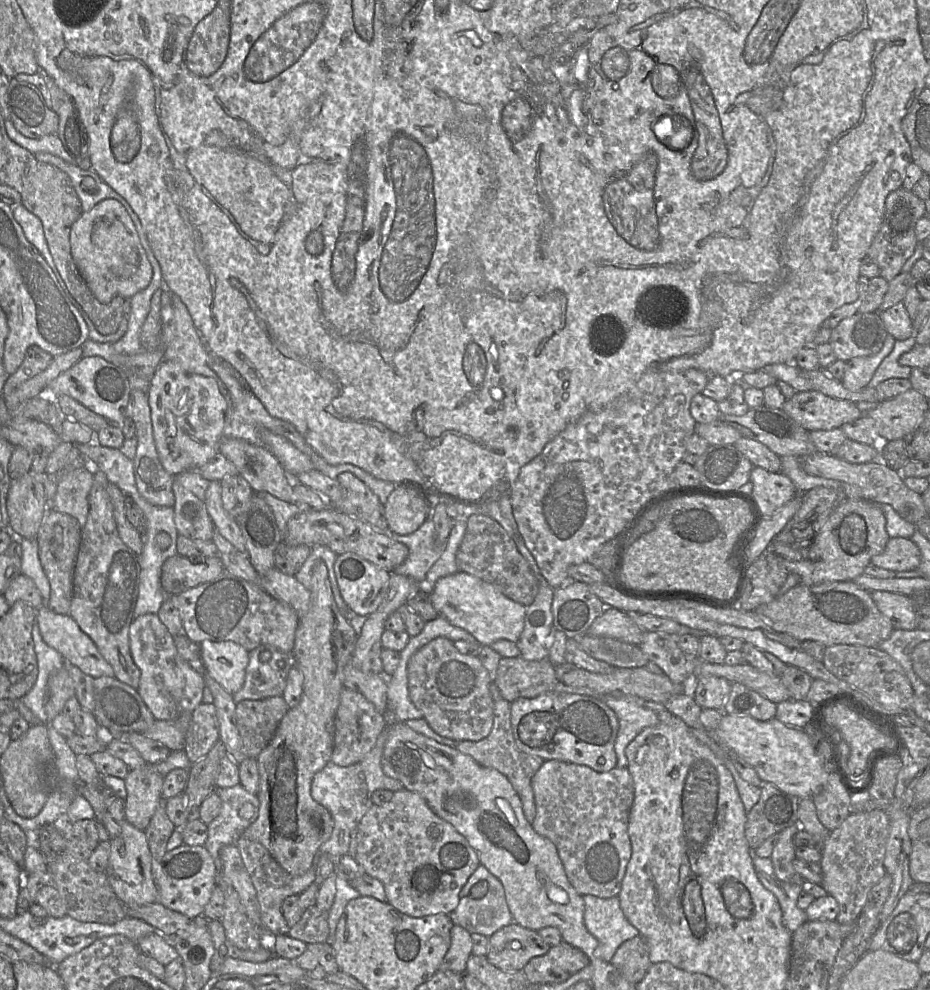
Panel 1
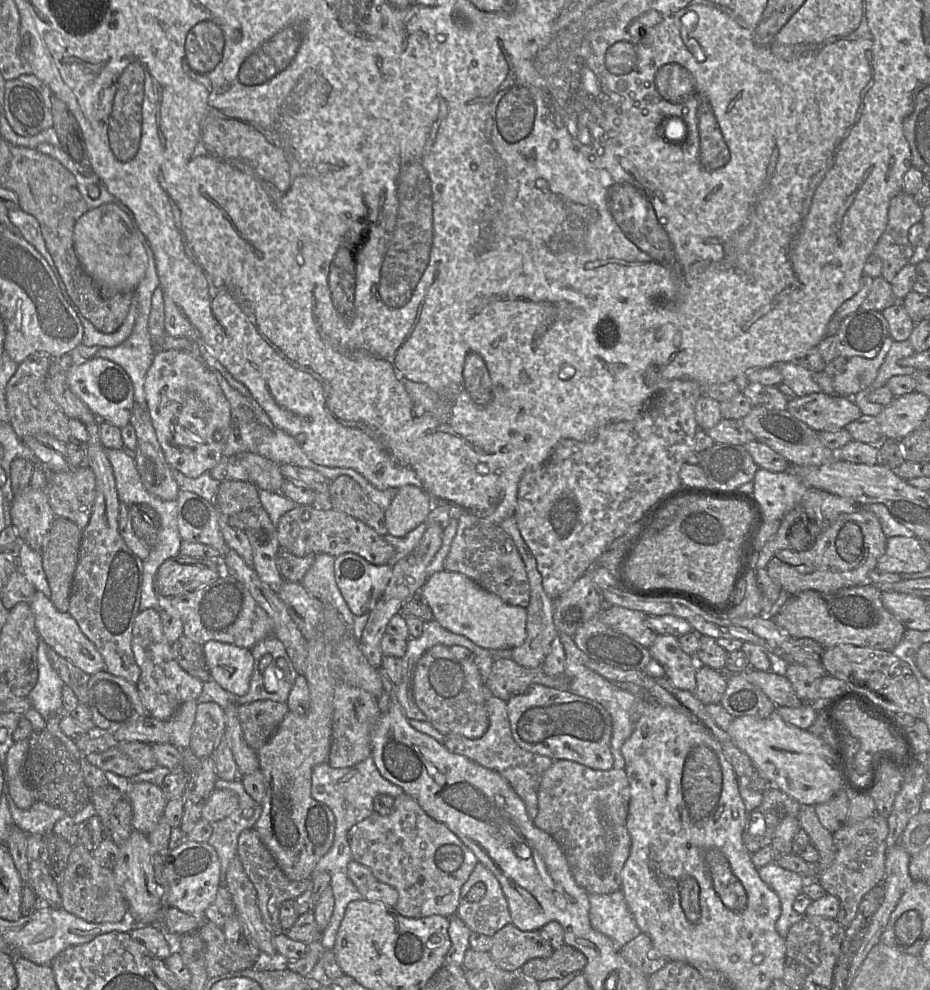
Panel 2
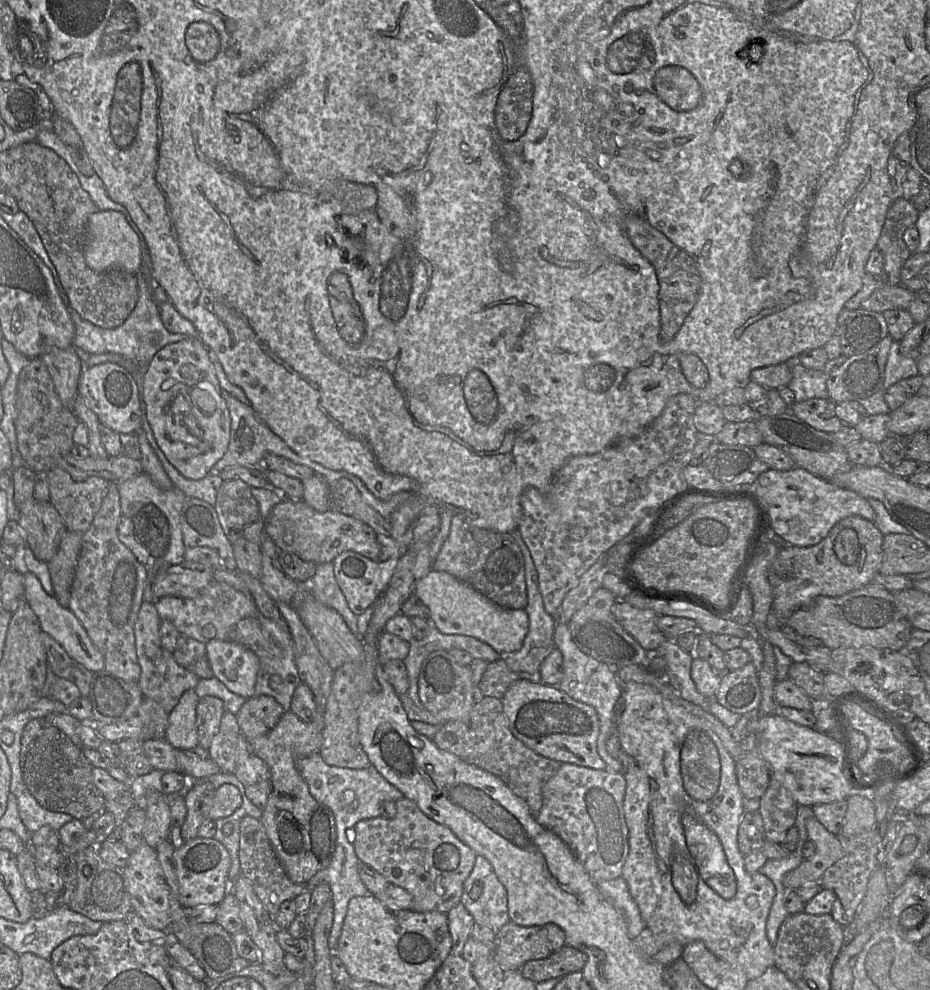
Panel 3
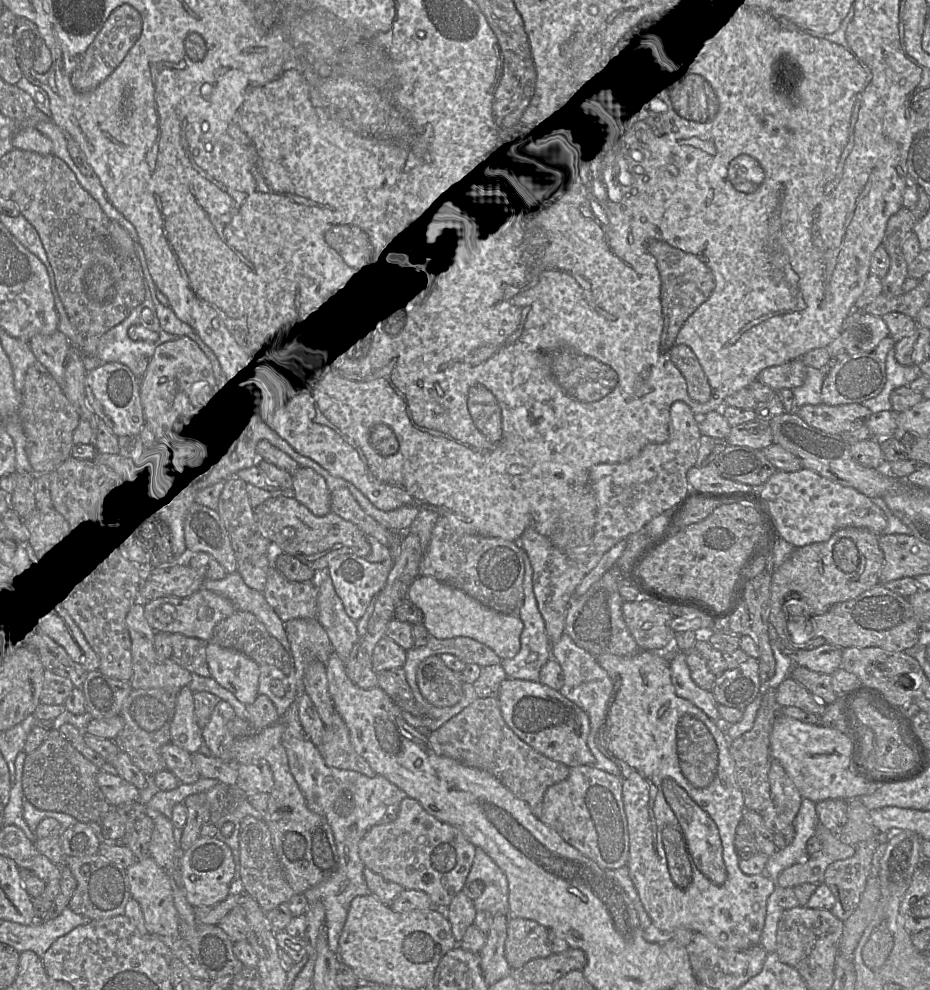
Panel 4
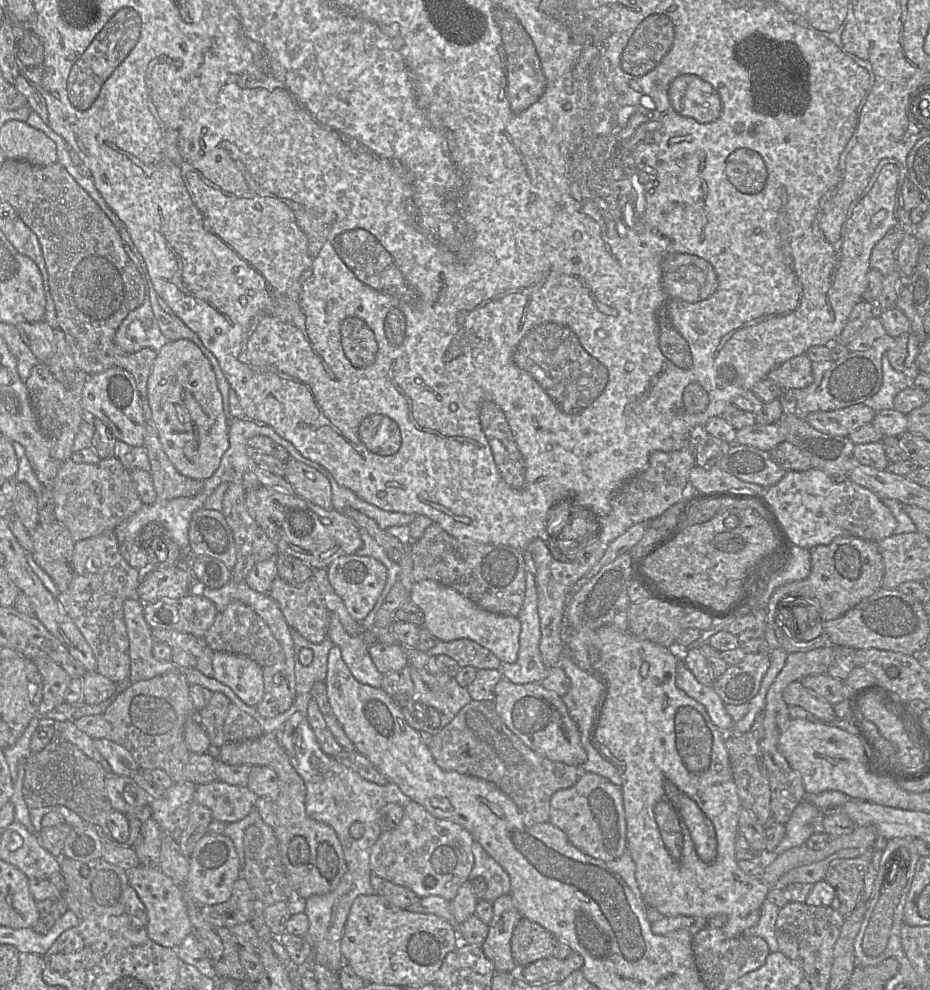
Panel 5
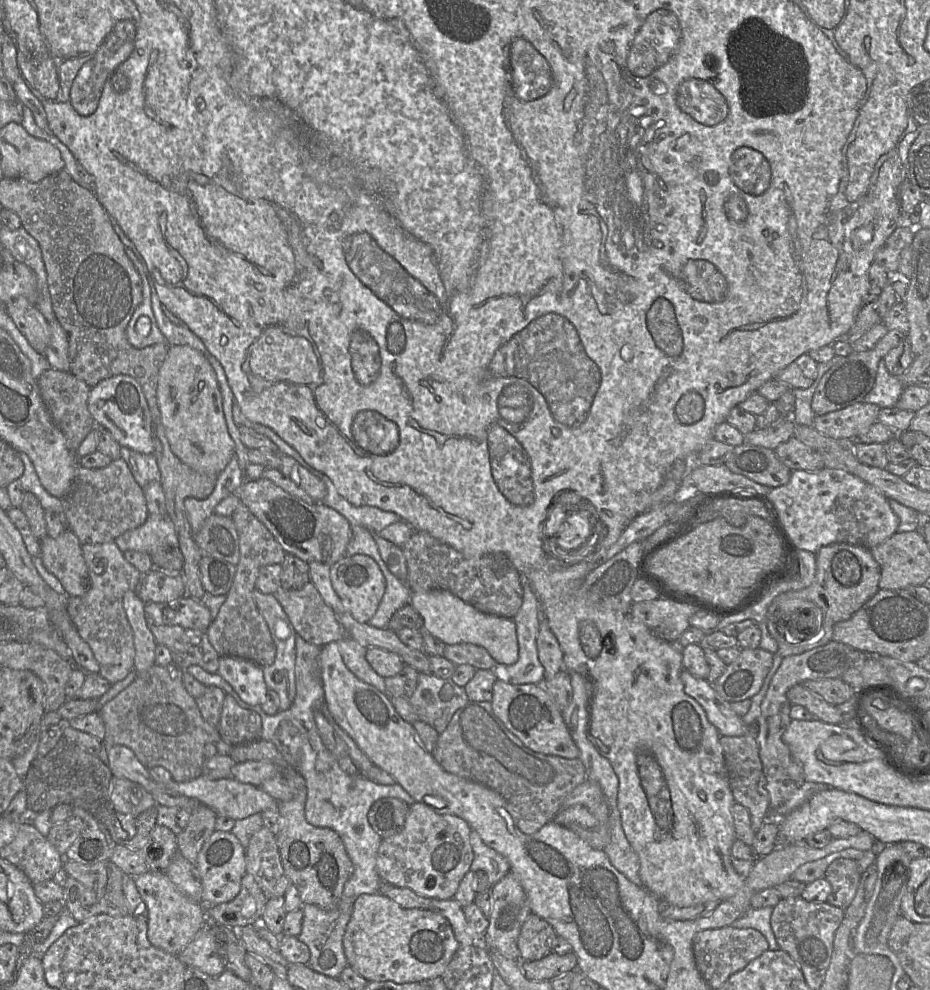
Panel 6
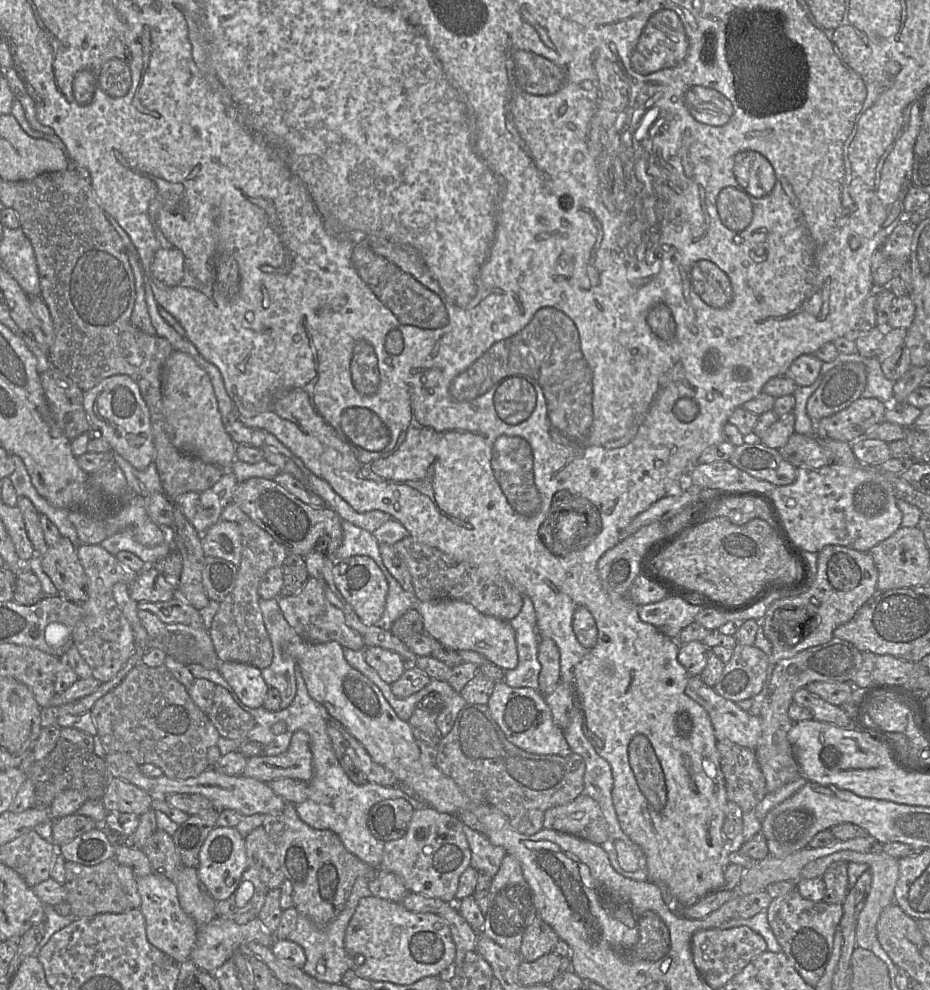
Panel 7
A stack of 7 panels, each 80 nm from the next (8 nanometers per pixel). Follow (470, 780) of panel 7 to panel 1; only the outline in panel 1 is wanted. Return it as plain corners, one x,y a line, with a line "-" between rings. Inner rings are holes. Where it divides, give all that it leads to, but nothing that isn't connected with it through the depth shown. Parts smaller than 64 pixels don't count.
505,699
494,701
494,721
490,734
479,741
458,741
455,748
461,753
471,756
480,765
494,768
505,775
519,795
526,819
532,823
536,816
536,804
531,780
544,760
538,756
527,754
517,747
511,726
510,709
511,703

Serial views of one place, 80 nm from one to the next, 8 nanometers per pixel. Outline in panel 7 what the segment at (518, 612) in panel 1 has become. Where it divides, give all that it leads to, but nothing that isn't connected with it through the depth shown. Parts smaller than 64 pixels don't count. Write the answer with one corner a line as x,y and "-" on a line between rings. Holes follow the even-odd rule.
442,599
417,602
416,608
423,619
424,633
431,638
454,651
475,651
503,670
517,667
518,652
515,630
508,621
484,615
471,604
459,600

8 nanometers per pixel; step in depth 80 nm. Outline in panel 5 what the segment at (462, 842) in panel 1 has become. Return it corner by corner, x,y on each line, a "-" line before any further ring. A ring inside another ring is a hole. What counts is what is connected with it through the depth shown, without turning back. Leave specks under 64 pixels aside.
411,800
404,807
401,822
392,830
381,832
370,853
370,869
376,875
413,891
419,898
440,896
451,902
461,885
469,880
474,866
472,835
462,826
432,816

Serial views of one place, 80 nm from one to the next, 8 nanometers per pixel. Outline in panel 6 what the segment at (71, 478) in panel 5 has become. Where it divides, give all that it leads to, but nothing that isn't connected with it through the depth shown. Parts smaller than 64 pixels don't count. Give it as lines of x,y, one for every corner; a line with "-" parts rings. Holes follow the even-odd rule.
121,458
103,468
77,466
70,491
63,502
66,529
73,532
81,544
114,541
120,534
143,524
148,517
143,490

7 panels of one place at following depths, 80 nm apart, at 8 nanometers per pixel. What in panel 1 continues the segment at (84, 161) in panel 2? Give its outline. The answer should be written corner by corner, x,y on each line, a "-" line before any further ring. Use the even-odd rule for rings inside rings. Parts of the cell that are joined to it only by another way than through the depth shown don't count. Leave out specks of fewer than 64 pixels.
46,74
44,80
50,93
51,109
58,115
57,135
64,149
79,168
91,169
88,135
72,98

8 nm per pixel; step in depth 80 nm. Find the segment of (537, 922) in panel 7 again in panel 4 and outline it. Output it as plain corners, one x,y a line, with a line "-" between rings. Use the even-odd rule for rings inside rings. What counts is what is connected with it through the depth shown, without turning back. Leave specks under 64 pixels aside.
509,917
505,958
513,972
529,961
552,954
548,929
533,920

